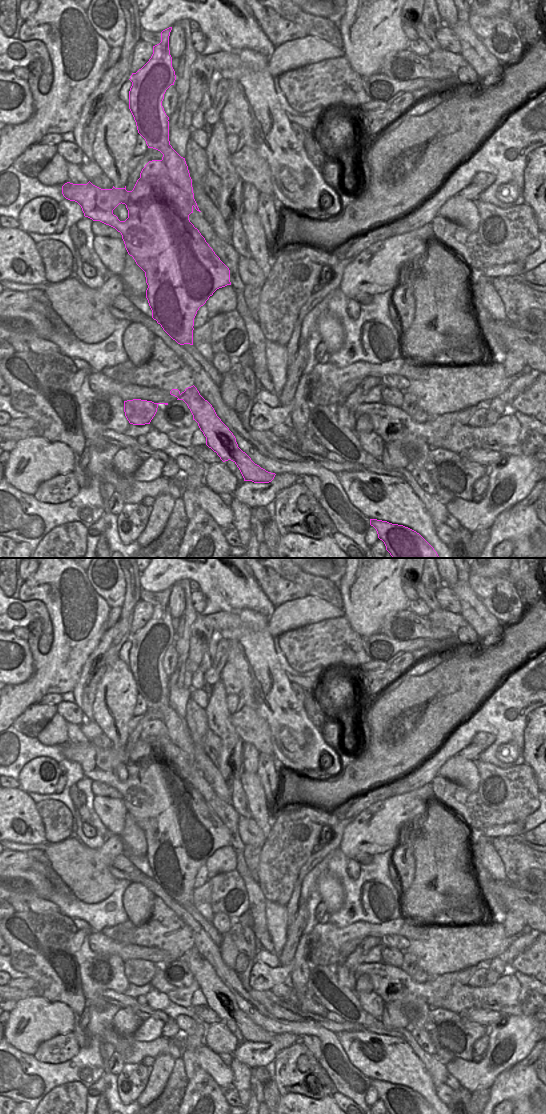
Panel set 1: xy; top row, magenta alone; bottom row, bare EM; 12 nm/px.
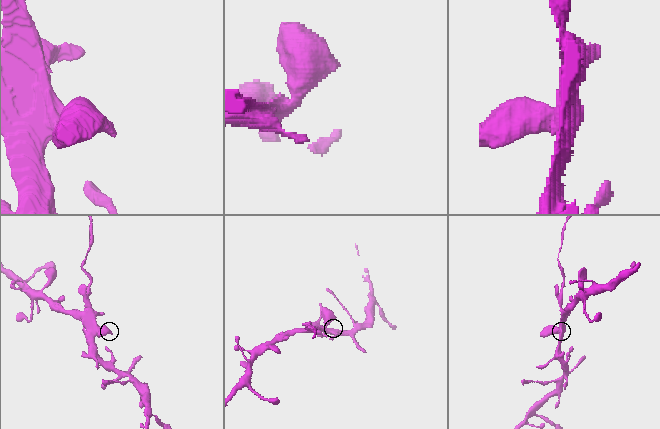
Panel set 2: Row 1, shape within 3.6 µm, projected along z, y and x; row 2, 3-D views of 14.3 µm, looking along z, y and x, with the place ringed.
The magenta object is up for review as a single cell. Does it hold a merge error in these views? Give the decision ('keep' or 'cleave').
cleave

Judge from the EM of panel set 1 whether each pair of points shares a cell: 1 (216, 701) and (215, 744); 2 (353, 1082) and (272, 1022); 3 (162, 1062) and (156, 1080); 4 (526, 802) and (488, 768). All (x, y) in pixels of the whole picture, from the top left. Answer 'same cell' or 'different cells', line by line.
1: different cells
2: same cell
3: same cell
4: same cell

